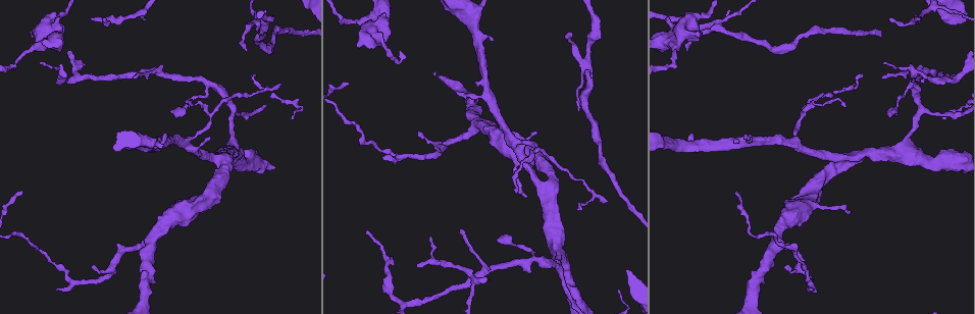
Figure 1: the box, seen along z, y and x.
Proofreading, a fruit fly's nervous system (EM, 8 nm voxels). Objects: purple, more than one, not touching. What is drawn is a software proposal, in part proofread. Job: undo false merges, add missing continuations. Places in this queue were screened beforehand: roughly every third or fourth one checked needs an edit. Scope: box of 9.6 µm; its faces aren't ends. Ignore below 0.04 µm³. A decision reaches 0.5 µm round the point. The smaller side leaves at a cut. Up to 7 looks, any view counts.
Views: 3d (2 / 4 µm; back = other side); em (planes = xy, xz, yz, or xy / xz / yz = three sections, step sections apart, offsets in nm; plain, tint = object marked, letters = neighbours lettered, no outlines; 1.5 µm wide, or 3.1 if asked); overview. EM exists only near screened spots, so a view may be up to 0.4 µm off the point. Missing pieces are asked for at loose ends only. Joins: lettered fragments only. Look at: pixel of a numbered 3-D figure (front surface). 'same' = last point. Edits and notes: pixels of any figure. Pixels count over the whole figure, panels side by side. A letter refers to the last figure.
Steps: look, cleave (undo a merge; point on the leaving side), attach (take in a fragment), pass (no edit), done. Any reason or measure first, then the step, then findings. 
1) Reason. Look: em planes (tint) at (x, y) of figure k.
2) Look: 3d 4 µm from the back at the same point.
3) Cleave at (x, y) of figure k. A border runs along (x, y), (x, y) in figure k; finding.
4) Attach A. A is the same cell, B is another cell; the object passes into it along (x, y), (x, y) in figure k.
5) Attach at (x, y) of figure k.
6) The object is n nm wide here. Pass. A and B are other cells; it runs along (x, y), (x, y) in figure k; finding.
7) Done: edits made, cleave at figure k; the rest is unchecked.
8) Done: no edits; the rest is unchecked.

A narrow waist. Look: em planes (tint) at (802, 35) of figure 1.

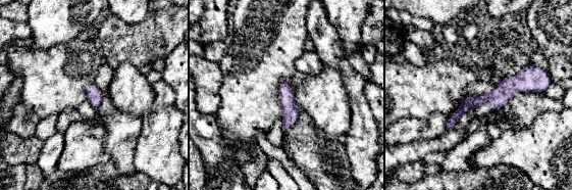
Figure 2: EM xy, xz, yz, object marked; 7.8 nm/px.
Look: em planes (letters) at the same point.

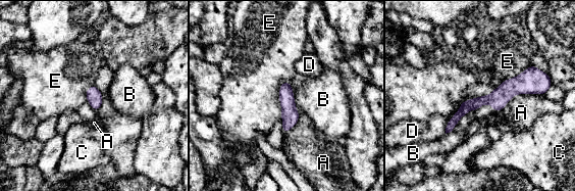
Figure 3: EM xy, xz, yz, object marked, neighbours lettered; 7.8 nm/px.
Pass. A, B, C, D and E are other cells; a border runs along (288, 81), (279, 88), (280, 118) in figure 3; all the same neuron.

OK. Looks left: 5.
Branch point. Look: em xy step 8 (tint) at (718, 24) of figure 1.

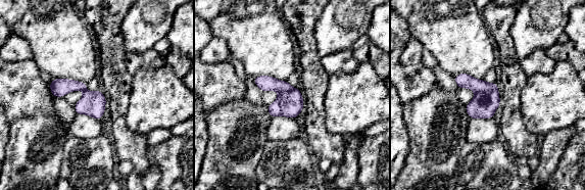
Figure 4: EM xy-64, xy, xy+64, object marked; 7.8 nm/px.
What lies round it. Look: em xy step 8 (letters) at the same point.

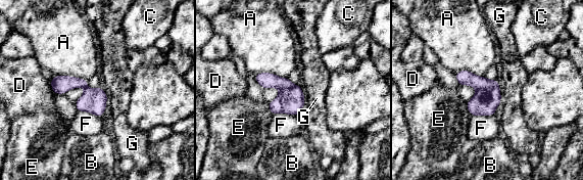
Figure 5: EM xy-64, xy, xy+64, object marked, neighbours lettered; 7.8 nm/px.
Cleave at (484, 102) of figure 5. A, B, C, D, E, F and G are other cells; a border runs along (497, 86), (491, 89), (477, 89) in figure 5; two neurons meet here.

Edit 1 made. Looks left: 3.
See it whole again. Look: overview.

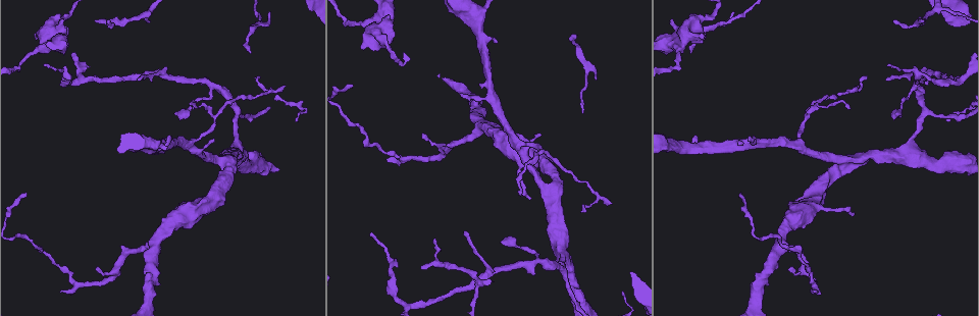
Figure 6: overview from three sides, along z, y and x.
Free end. Look: em planes (plain) at (36, 39) of figure 6.

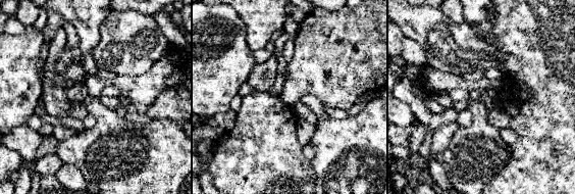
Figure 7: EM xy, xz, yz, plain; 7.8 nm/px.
What lies round it. Look: em planes (letters) at the same point.

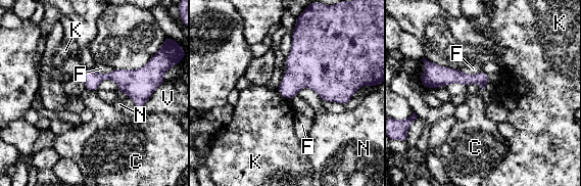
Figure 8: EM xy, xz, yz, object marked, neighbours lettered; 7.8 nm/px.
Pass. C, F, K, N and V are other cells; it runs along (424, 78), (460, 77), (485, 81) in figure 8; none of them fits.

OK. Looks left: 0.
Done: edits made, cleave at figure 5; the rest is unchecked.

